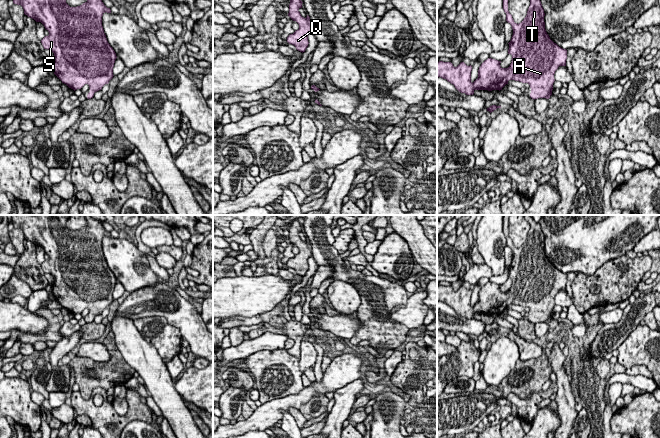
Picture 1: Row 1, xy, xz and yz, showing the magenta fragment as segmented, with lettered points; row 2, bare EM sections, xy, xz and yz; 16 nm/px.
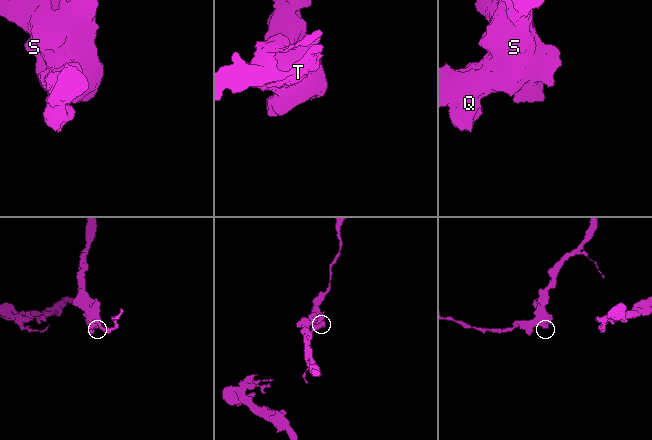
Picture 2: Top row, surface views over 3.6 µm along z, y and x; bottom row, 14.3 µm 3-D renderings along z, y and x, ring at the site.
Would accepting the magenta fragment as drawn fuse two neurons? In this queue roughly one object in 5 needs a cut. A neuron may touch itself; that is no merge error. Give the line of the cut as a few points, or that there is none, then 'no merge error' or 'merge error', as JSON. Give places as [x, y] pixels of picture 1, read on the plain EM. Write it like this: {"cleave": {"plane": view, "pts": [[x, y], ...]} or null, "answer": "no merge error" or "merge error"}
{"cleave": null, "answer": "no merge error"}

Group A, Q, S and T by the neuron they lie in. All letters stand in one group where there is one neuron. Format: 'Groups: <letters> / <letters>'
Groups: A Q S T

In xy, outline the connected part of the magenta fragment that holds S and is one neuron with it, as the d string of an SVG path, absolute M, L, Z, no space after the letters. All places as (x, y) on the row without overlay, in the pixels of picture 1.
M11 215L11 220L14 228L23 231L25 239L34 243L36 246L41 246L49 256L49 259L45 260L41 264L41 267L44 273L51 274L54 277L54 283L52 284L54 298L62 307L74 315L88 308L90 316L87 322L91 323L94 317L101 314L114 300L113 291L117 280L108 267L102 250L103 238L105 236L111 237L111 234L104 229L101 221L92 218L90 215L84 215L87 220L85 227L77 231L70 231L66 227L66 222L70 216L71 215Z

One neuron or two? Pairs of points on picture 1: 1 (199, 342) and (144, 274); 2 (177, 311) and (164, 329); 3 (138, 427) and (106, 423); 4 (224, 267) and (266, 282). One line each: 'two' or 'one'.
1: two
2: two
3: two
4: two

